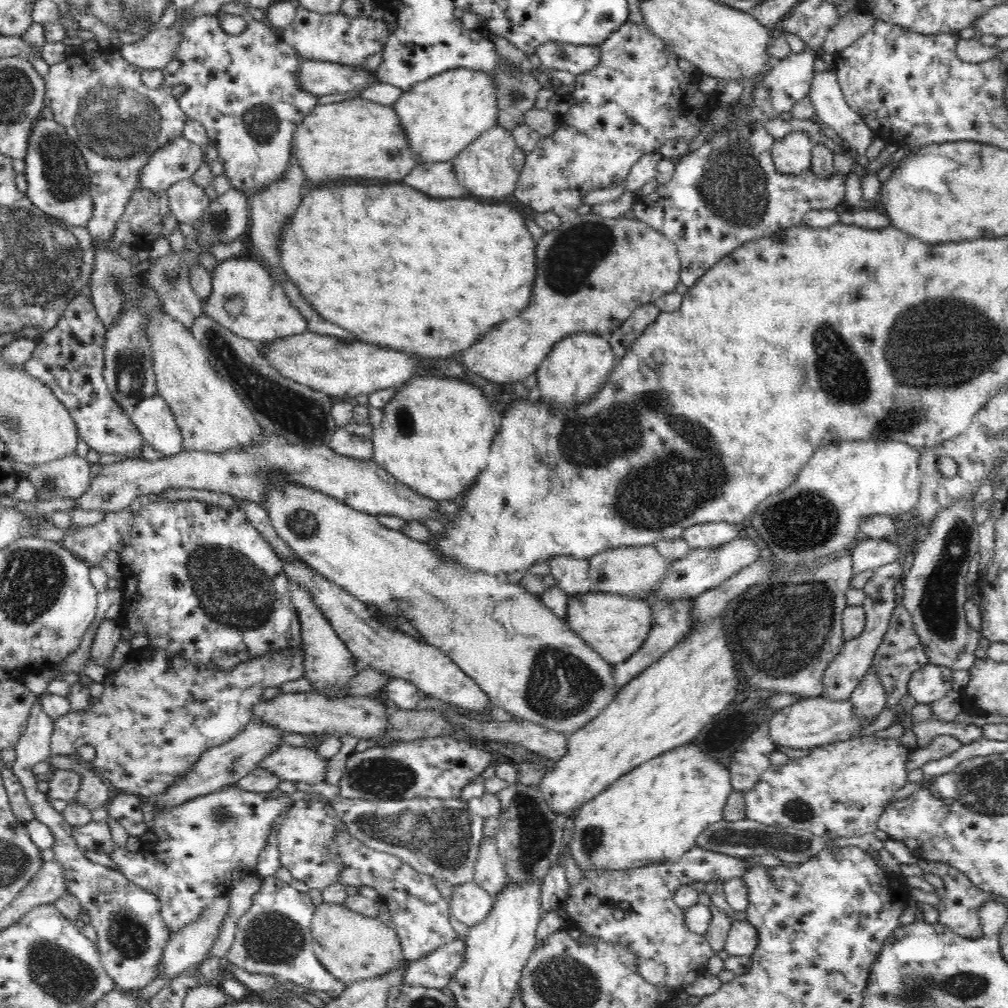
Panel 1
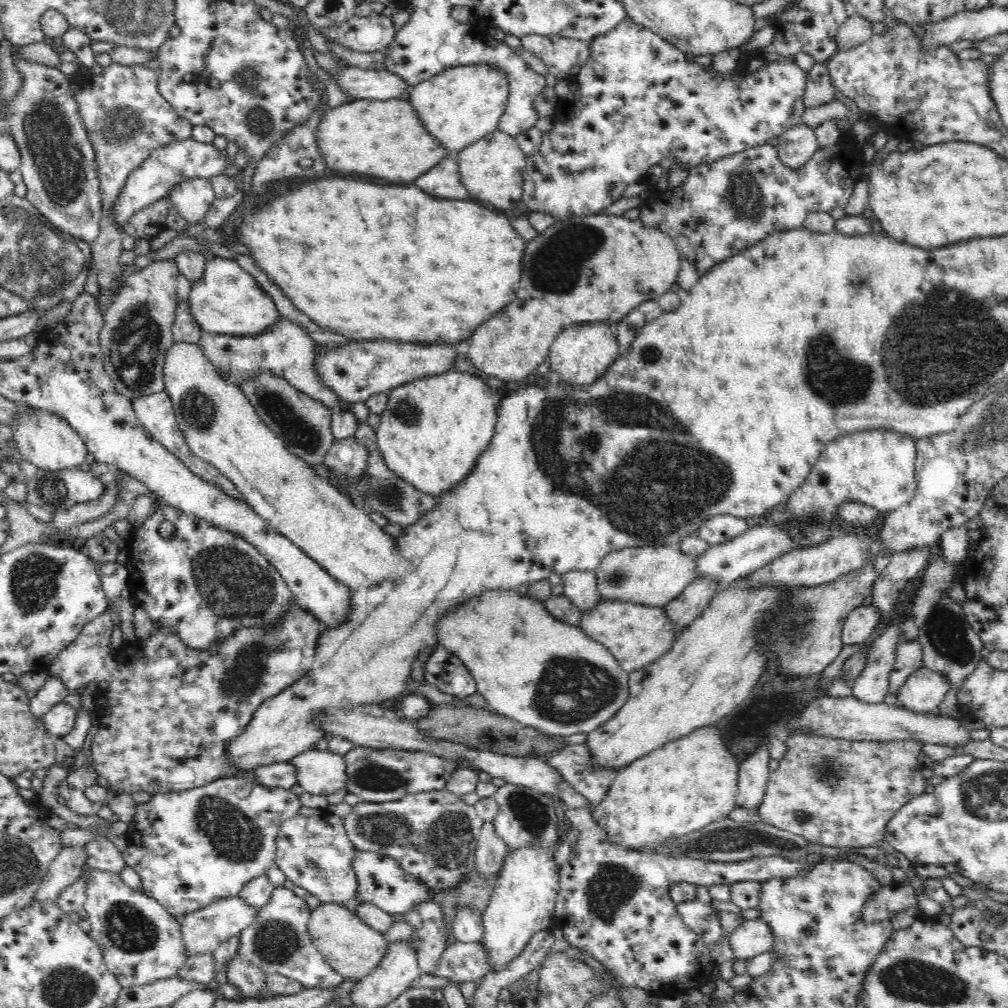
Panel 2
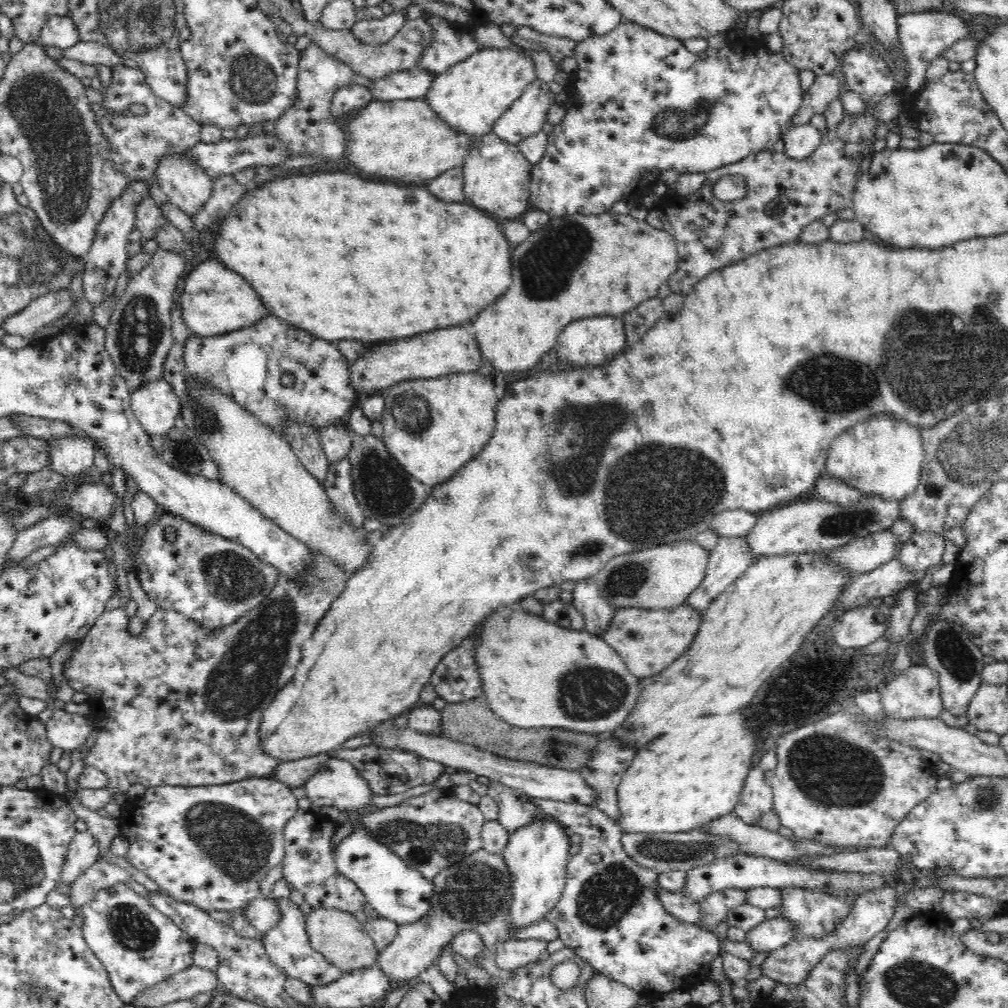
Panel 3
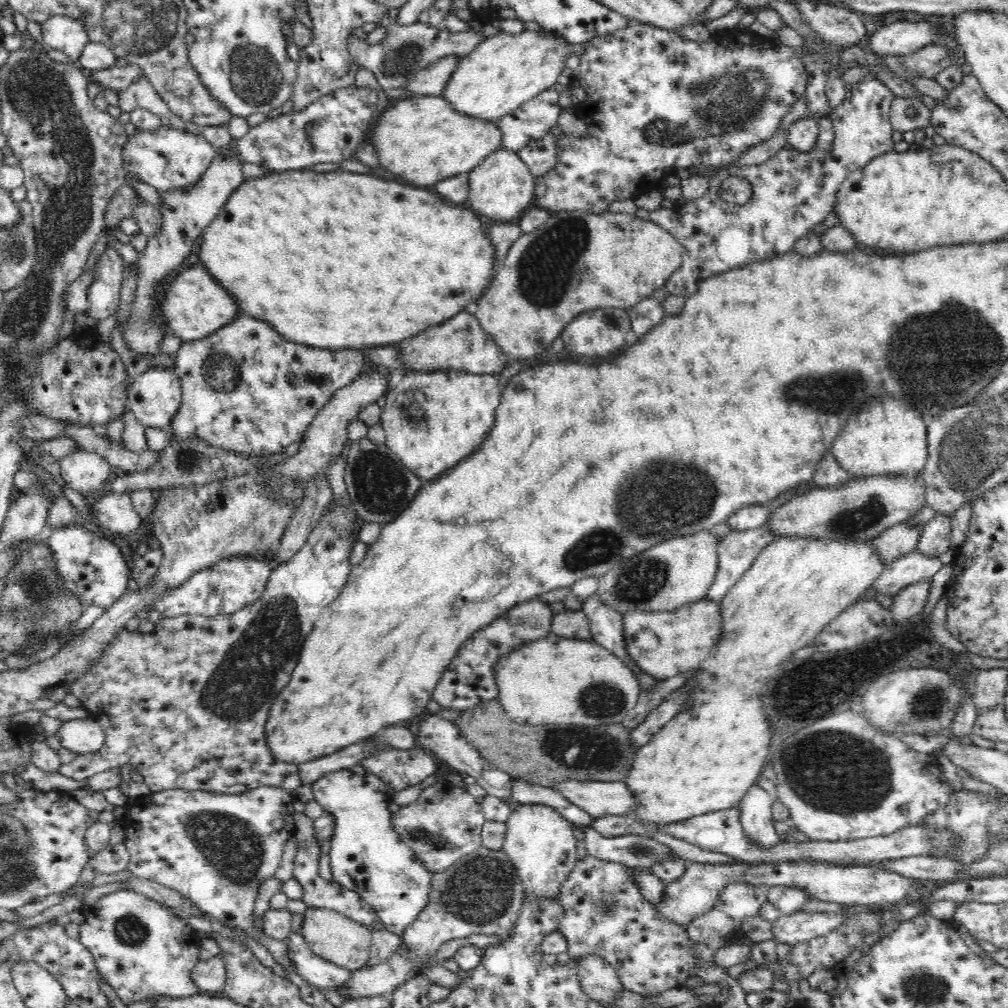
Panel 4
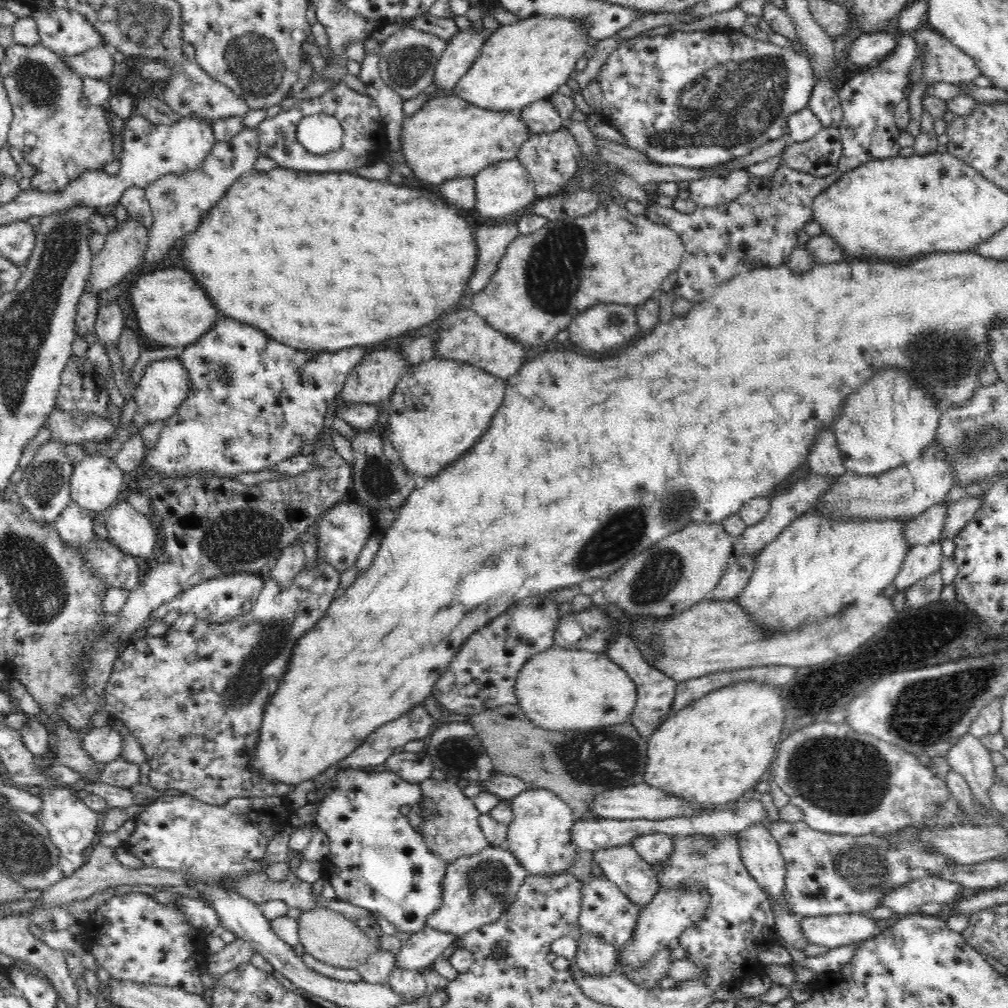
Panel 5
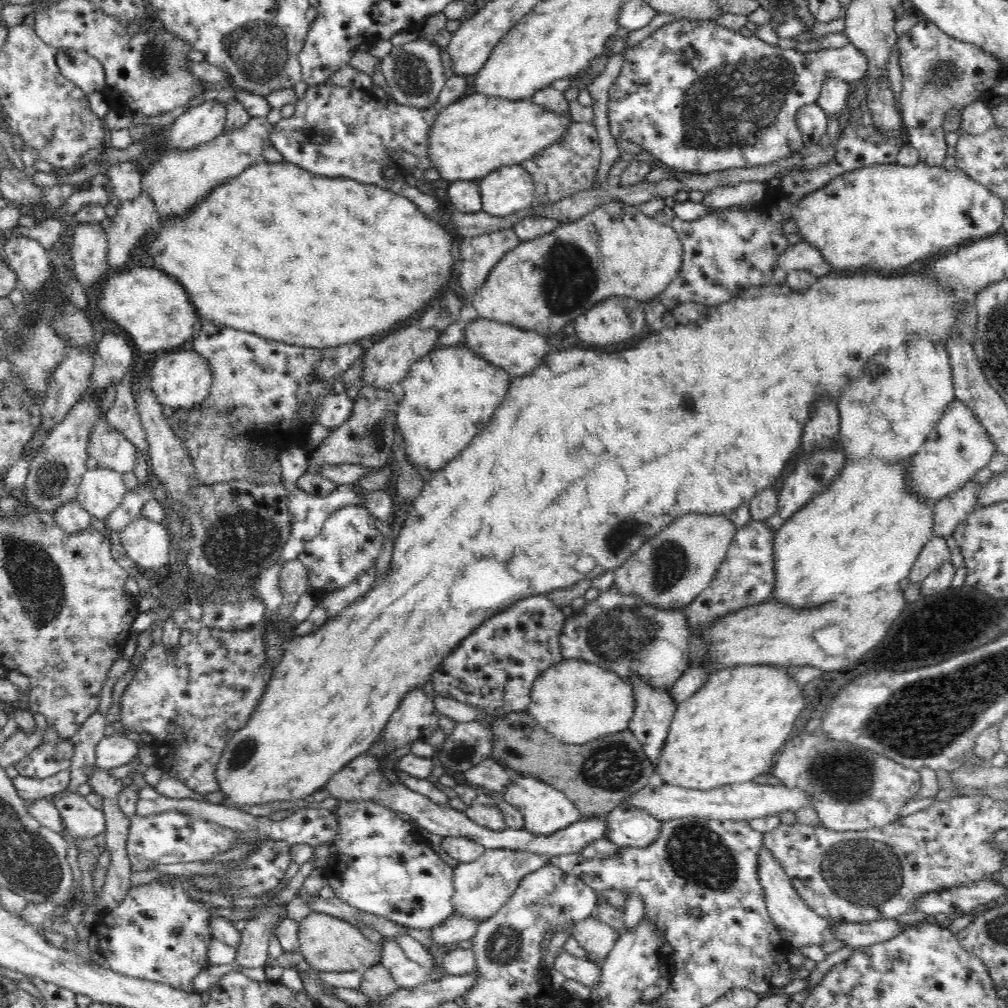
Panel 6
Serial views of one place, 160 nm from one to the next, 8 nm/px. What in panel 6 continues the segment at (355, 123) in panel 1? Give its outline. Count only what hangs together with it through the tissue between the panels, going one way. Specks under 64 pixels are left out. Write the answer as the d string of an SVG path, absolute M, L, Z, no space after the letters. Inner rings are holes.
M473 92L438 115L429 134L429 155L443 180L476 181L499 168L522 165L538 151L560 142L572 123L575 121L569 110L564 114L548 110L530 98L507 100Z

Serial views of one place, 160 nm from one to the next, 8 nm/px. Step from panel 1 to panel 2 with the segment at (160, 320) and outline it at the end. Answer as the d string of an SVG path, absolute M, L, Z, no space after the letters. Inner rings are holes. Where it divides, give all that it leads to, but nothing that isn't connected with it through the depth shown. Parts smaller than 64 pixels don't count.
M174 344L164 365L166 393L171 396L174 411L185 441L195 457L208 462L236 486L246 501L264 520L301 548L312 560L327 570L340 583L351 588L376 586L382 582L400 580L408 563L398 561L392 553L394 537L382 531L368 516L368 511L356 507L337 488L332 486L306 461L287 449L283 438L260 419L240 387L229 384L214 369L201 348L194 344ZM489 590L483 592L479 597L474 597L460 605L453 613L444 618L444 622L438 626L439 644L446 647L454 653L466 665L466 668L472 673L477 682L477 692L479 692L492 712L498 713L502 717L512 719L524 726L534 727L540 732L551 736L572 736L572 734L592 733L602 723L608 722L614 715L626 704L629 697L629 674L622 670L622 665L616 660L616 657L610 652L607 646L601 642L590 638L580 627L570 626L564 622L558 621L546 610L545 603L537 601L530 596L518 595L516 590L496 591Z

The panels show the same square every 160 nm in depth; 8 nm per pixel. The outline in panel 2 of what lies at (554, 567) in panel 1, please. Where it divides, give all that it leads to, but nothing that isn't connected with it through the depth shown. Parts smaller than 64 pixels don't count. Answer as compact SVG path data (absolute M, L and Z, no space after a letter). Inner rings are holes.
M570 571L563 576L563 594L583 613L591 611L603 600L595 571Z

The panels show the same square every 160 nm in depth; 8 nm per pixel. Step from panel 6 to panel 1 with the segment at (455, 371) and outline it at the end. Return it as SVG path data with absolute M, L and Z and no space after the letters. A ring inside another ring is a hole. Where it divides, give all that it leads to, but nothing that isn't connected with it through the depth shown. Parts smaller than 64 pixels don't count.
M416 376L398 389L397 394L382 411L384 417L380 428L373 429L372 460L376 461L380 468L418 495L435 501L456 501L469 490L481 473L488 456L488 450L484 452L482 448L488 448L486 444L493 442L492 438L496 434L494 409L478 386L456 378Z

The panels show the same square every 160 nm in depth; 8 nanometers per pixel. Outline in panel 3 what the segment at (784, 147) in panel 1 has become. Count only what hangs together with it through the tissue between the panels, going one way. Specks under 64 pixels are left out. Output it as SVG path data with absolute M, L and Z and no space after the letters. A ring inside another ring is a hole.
M811 123L792 127L783 138L785 153L794 160L802 160L818 149L823 133Z

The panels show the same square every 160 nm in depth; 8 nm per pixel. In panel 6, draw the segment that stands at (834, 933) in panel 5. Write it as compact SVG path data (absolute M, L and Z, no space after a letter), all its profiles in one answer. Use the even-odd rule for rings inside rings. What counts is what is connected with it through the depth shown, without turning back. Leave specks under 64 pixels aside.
M880 919L872 922L835 926L835 937L838 940L844 940L846 945L857 949L896 938L896 935L899 935L906 928L907 925L898 920Z

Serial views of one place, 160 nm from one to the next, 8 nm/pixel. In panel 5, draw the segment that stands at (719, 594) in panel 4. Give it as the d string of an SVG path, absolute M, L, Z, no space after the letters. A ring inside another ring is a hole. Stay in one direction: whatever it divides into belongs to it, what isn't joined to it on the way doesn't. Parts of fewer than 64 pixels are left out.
M809 472L805 478L798 480L795 484L792 484L788 490L785 490L784 494L778 494L770 499L771 505L769 506L769 511L763 516L762 520L747 526L745 533L735 540L732 555L738 556L740 552L747 552L747 554L754 556L756 552L760 552L772 542L772 540L775 540L786 526L790 526L790 522L792 522L794 518L798 518L798 516L808 509L812 509L823 494L826 494L832 489L834 484L838 484L838 479L838 477L832 475Z

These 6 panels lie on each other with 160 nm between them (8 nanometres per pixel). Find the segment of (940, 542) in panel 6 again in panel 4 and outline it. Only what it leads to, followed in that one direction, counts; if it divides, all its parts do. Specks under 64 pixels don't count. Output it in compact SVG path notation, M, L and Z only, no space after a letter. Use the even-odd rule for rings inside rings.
M921 550L902 554L894 562L885 566L882 574L875 580L873 588L888 596L898 594L904 587L924 578L932 578L943 563L939 557L928 556Z

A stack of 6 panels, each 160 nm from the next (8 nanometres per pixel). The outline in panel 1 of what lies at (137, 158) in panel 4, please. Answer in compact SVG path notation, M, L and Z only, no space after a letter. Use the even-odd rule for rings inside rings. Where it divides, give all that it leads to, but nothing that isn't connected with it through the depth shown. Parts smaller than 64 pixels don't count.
M191 179L174 183L168 190L169 205L177 222L184 222L198 228L206 209L212 200L206 195L204 188Z

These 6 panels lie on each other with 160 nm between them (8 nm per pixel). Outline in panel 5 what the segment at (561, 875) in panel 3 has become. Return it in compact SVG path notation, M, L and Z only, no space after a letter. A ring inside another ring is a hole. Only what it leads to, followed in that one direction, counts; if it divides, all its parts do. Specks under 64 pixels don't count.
M527 787L524 792L508 800L514 822L508 827L508 849L516 855L529 875L550 875L568 871L575 864L571 831L576 814L557 794L546 788Z

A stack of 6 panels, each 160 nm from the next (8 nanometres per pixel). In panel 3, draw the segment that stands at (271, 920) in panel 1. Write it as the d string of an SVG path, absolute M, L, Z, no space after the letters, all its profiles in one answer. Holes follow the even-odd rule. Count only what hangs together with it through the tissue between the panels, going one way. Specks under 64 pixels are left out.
M284 898L277 902L282 913L279 923L268 933L263 940L265 951L270 957L270 961L284 971L288 978L300 979L310 987L324 986L342 978L342 970L333 966L323 954L312 948L308 933L305 929L305 916L299 910L299 906L291 902L289 898Z

